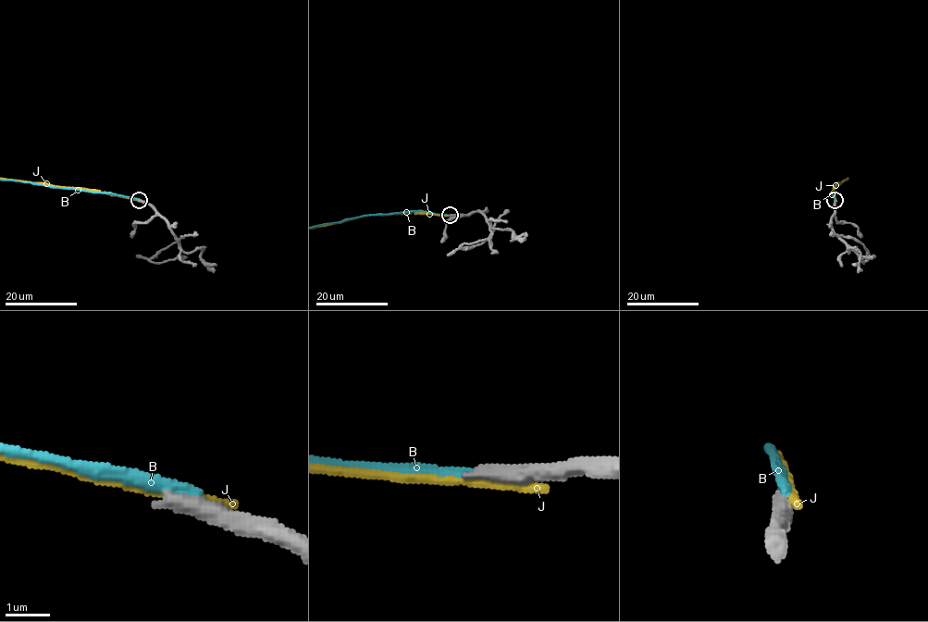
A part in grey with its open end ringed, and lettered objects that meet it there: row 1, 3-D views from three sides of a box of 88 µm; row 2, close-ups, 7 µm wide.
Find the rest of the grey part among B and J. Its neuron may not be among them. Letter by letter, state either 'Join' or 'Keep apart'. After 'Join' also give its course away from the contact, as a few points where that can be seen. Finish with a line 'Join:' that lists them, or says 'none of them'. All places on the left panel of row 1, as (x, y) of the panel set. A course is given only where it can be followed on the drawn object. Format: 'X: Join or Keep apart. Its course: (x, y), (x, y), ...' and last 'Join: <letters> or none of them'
B: Keep apart
J: Keep apart
Join: none of them

